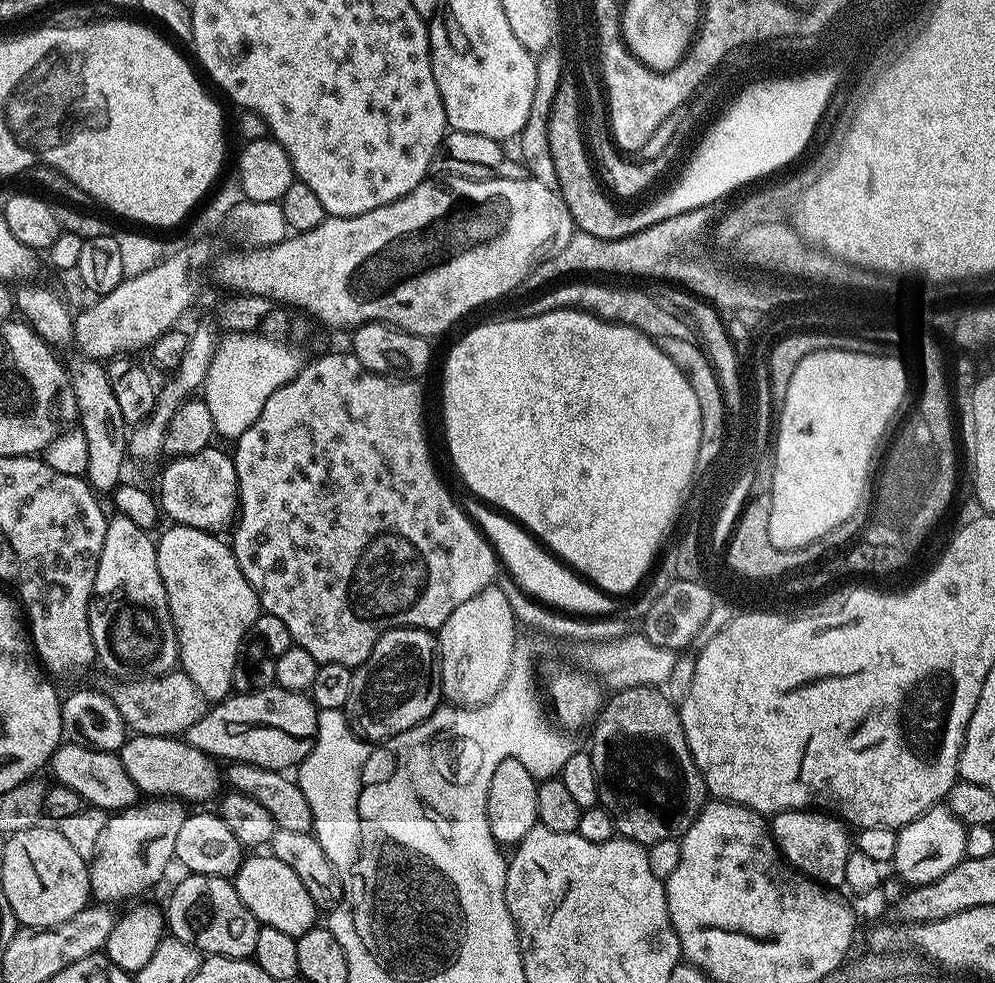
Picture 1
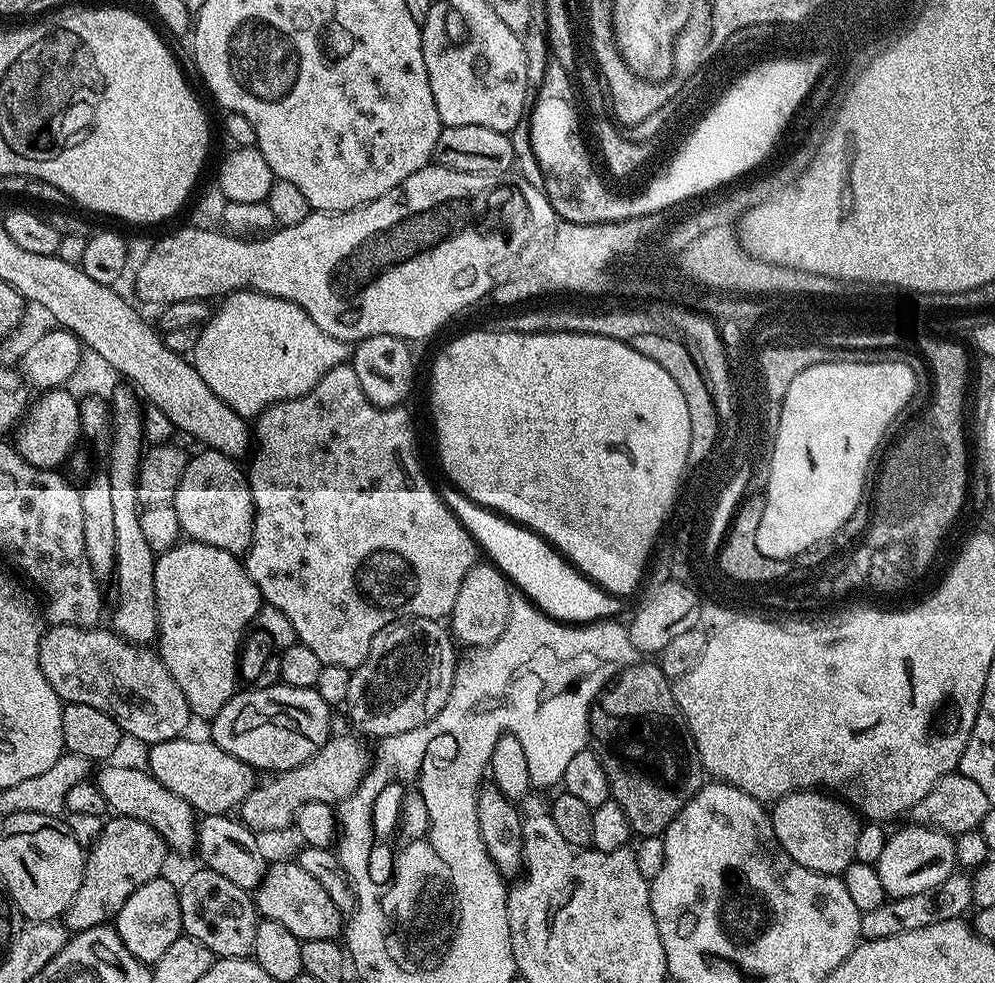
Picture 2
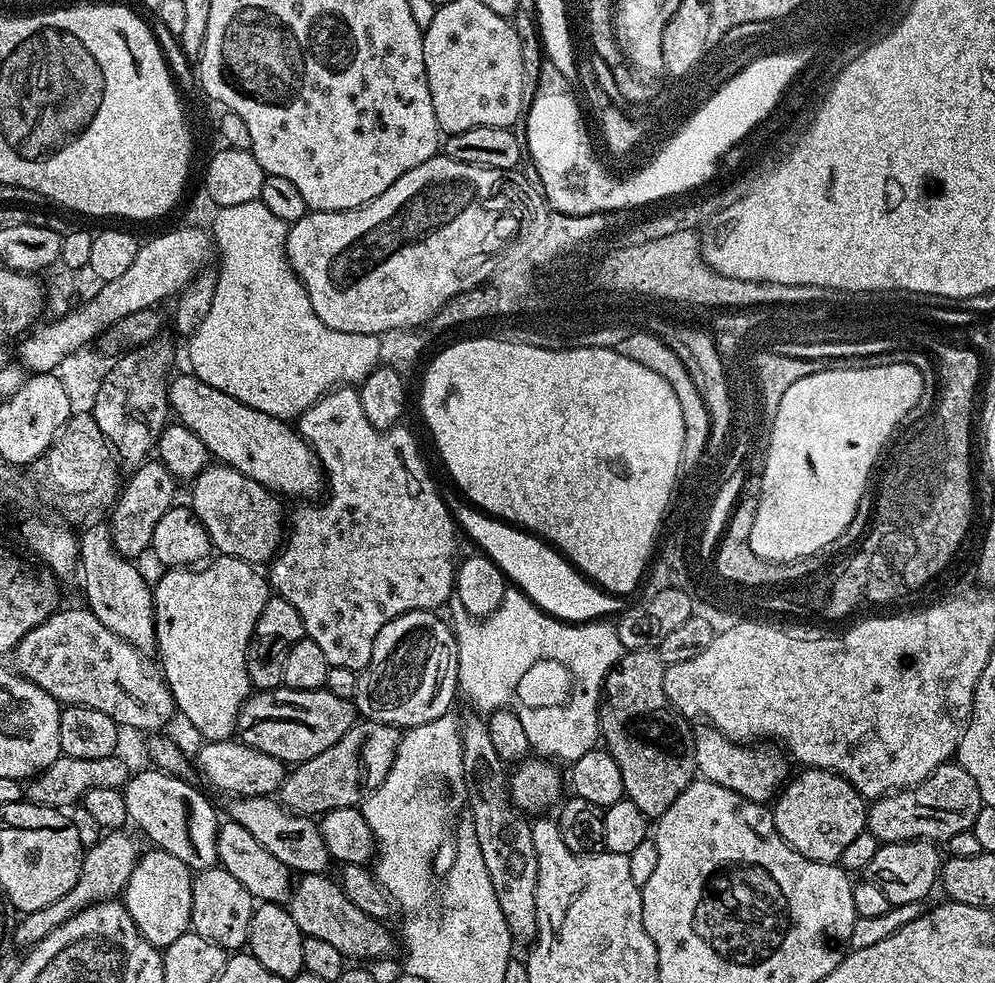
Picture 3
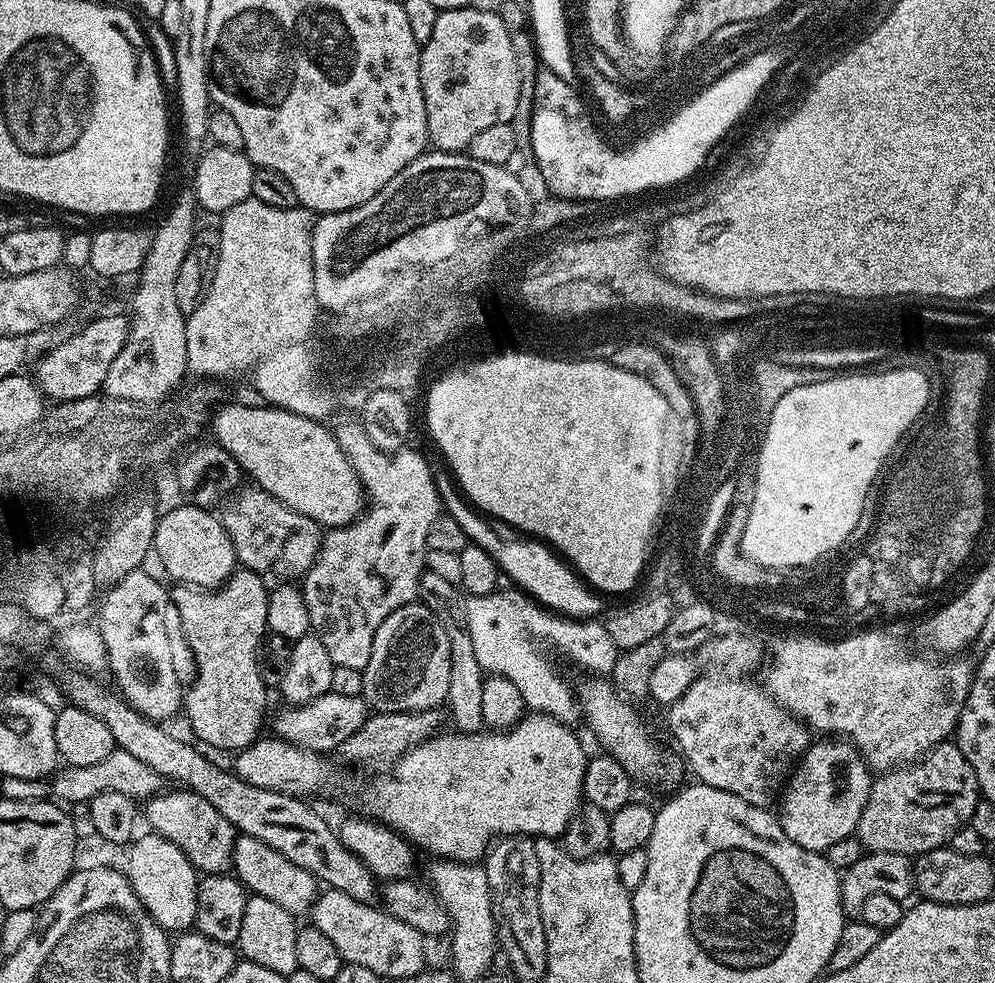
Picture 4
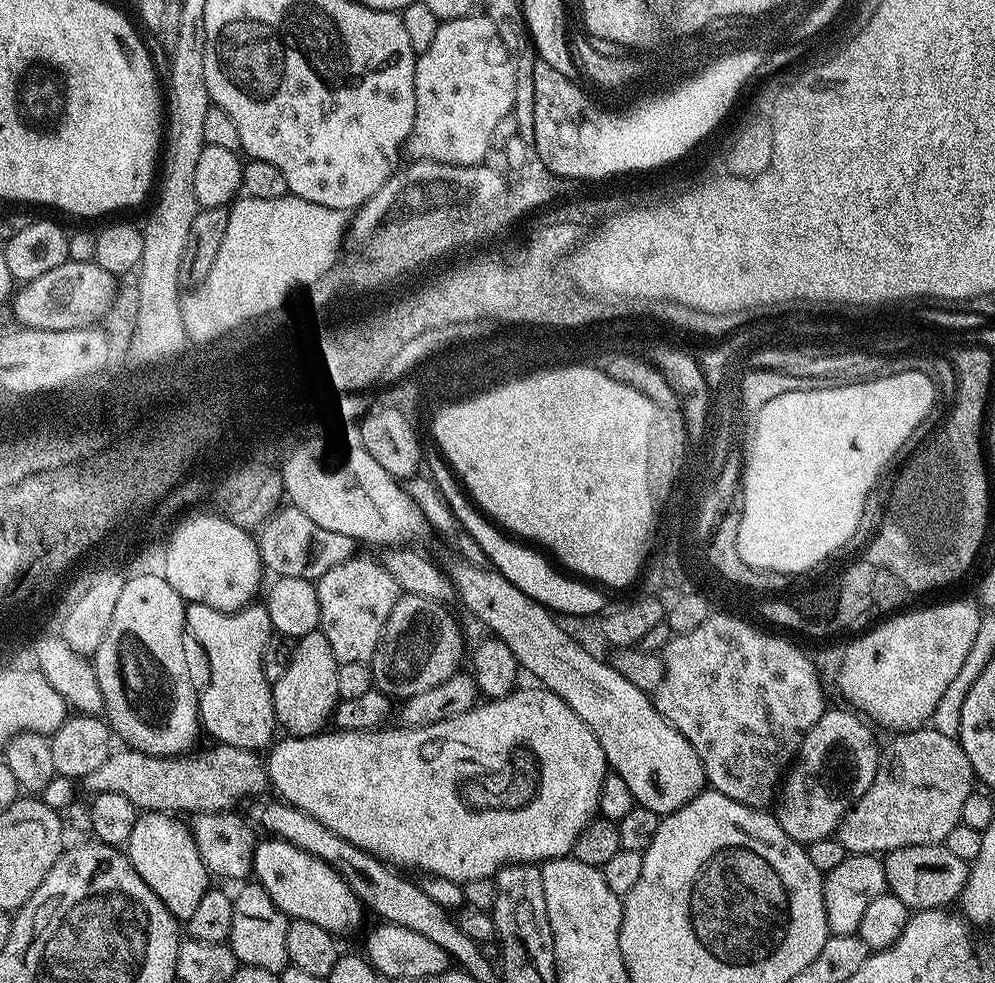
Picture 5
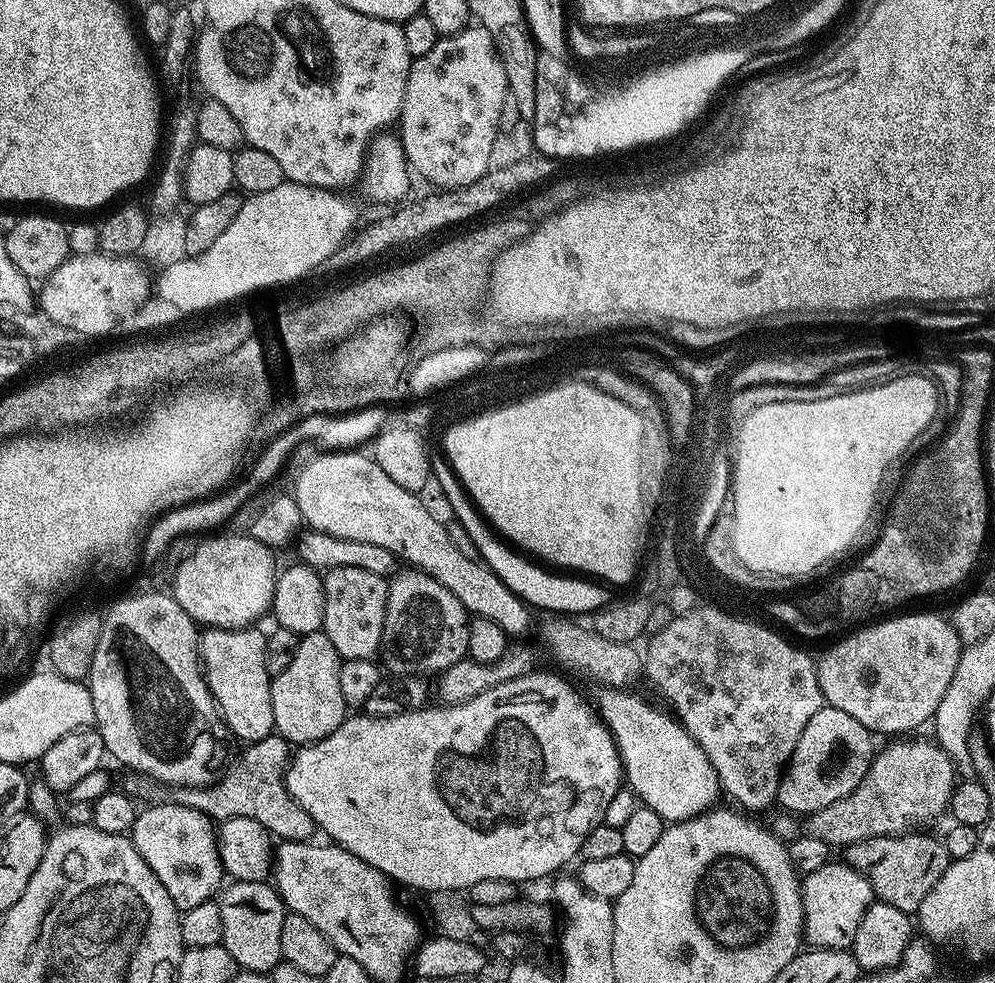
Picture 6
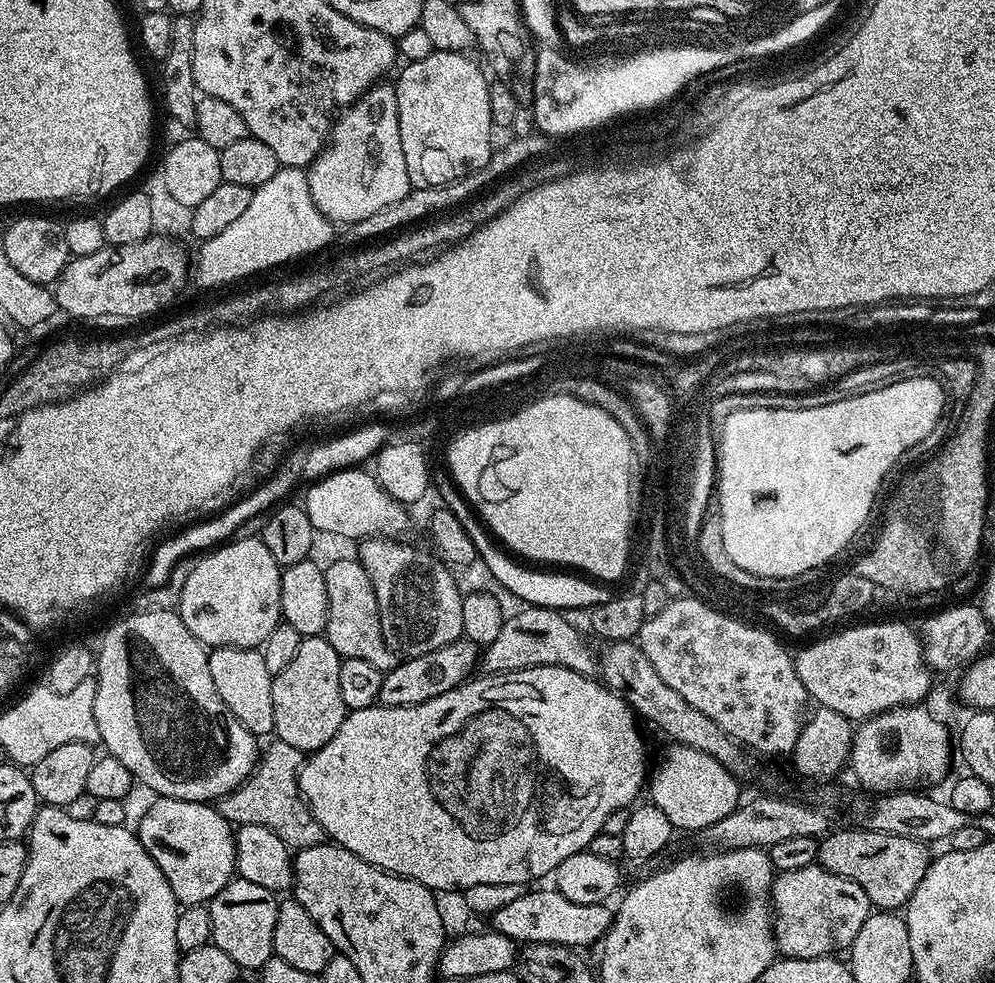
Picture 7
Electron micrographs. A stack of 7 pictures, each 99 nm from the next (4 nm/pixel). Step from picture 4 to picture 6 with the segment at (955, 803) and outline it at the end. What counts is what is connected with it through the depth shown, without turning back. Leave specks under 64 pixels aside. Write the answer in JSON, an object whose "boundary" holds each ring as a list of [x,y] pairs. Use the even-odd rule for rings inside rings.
{"boundary":[[[900,738],[897,744],[888,744],[872,757],[872,765],[862,778],[862,782],[846,798],[826,806],[826,810],[813,812],[807,817],[807,835],[822,838],[822,842],[833,846],[857,844],[868,838],[883,836],[902,836],[913,830],[920,830],[923,824],[936,820],[948,812],[948,804],[952,801],[952,789],[958,783],[958,773],[952,759],[942,750],[935,739],[912,740],[916,738]]]}

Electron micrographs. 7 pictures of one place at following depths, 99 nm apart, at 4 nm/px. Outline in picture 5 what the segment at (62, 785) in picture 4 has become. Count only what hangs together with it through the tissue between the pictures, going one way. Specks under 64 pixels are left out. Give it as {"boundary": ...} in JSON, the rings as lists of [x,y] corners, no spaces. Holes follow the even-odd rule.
{"boundary":[[[225,744],[211,747],[205,752],[196,750],[182,756],[151,756],[145,752],[113,750],[98,770],[83,777],[82,784],[92,794],[122,794],[130,798],[138,810],[169,814],[227,812],[235,809],[239,800],[269,791],[268,769],[259,751]]]}

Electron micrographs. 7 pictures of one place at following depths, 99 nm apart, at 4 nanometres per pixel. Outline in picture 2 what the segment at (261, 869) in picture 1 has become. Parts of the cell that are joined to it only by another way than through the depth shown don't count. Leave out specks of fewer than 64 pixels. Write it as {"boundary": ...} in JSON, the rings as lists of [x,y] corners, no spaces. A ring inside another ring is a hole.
{"boundary":[[[295,859],[280,860],[269,863],[264,872],[262,882],[254,890],[257,913],[263,919],[279,922],[286,926],[290,934],[299,940],[310,938],[326,938],[335,940],[342,932],[342,914],[334,902],[330,902],[330,894],[322,890],[321,883],[317,882]]]}

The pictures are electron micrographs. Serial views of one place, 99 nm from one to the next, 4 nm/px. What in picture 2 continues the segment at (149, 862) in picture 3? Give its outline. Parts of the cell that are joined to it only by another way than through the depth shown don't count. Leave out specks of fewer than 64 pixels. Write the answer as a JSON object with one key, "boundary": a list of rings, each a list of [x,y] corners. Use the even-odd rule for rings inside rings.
{"boundary":[[[157,878],[146,882],[146,886],[138,886],[138,890],[134,890],[130,898],[126,898],[126,906],[122,906],[114,921],[116,932],[122,938],[126,950],[130,950],[134,958],[149,966],[155,964],[158,958],[162,958],[162,954],[166,954],[166,949],[184,930],[177,885],[172,885],[164,879]]]}

